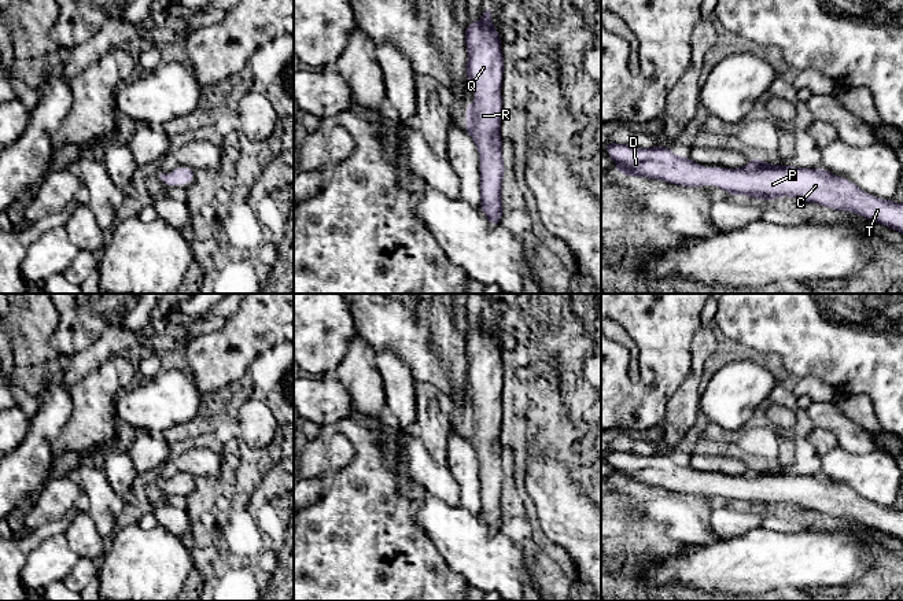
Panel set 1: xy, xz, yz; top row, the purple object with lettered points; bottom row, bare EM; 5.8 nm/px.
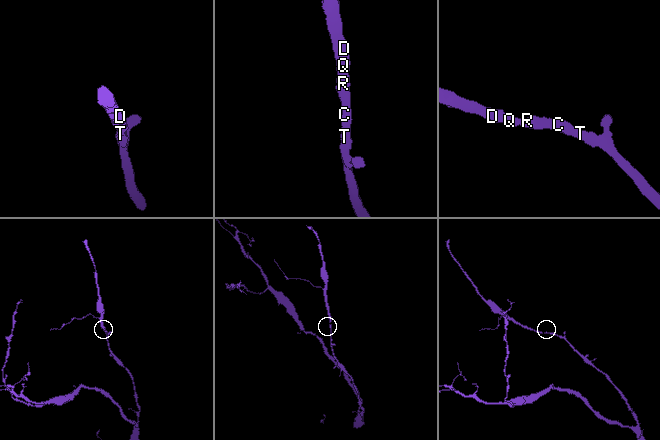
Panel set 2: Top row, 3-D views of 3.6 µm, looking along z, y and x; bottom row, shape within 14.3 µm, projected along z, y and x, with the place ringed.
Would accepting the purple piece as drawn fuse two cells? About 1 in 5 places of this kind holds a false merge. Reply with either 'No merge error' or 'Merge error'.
No merge error

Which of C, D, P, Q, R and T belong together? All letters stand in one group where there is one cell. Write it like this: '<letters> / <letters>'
C D P Q R T

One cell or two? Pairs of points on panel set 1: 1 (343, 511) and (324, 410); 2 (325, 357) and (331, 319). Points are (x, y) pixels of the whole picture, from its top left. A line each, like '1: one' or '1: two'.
1: two
2: one

